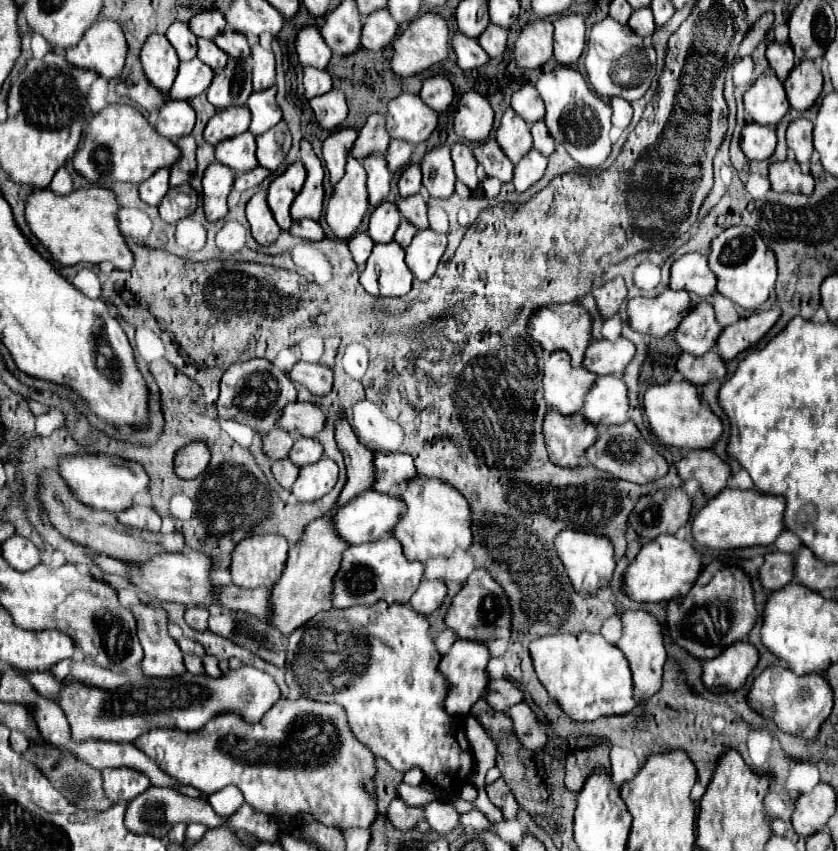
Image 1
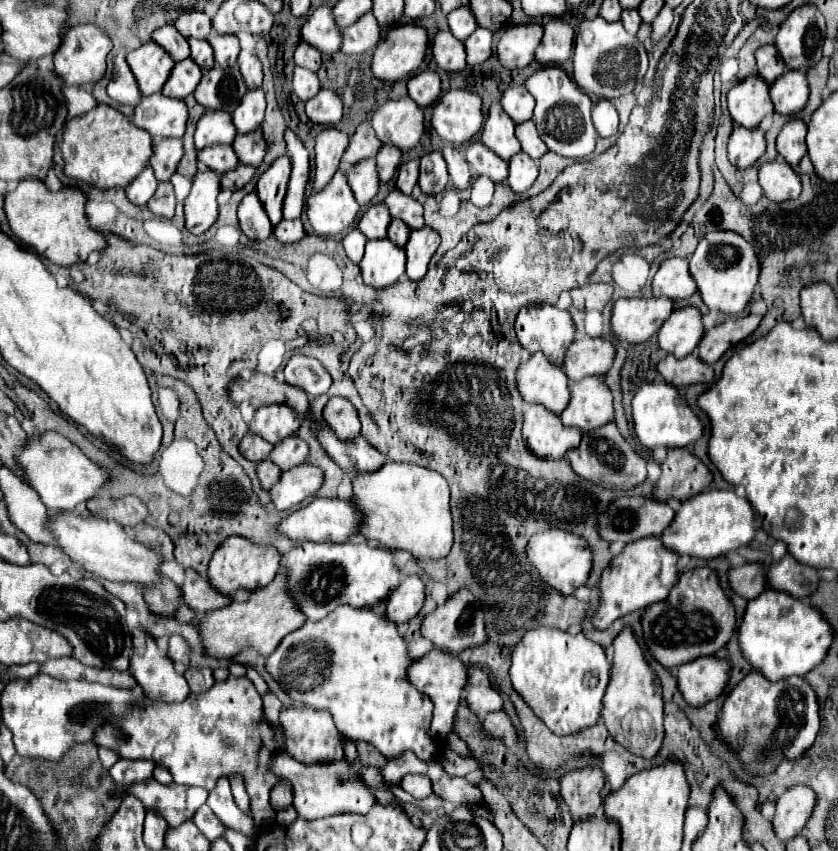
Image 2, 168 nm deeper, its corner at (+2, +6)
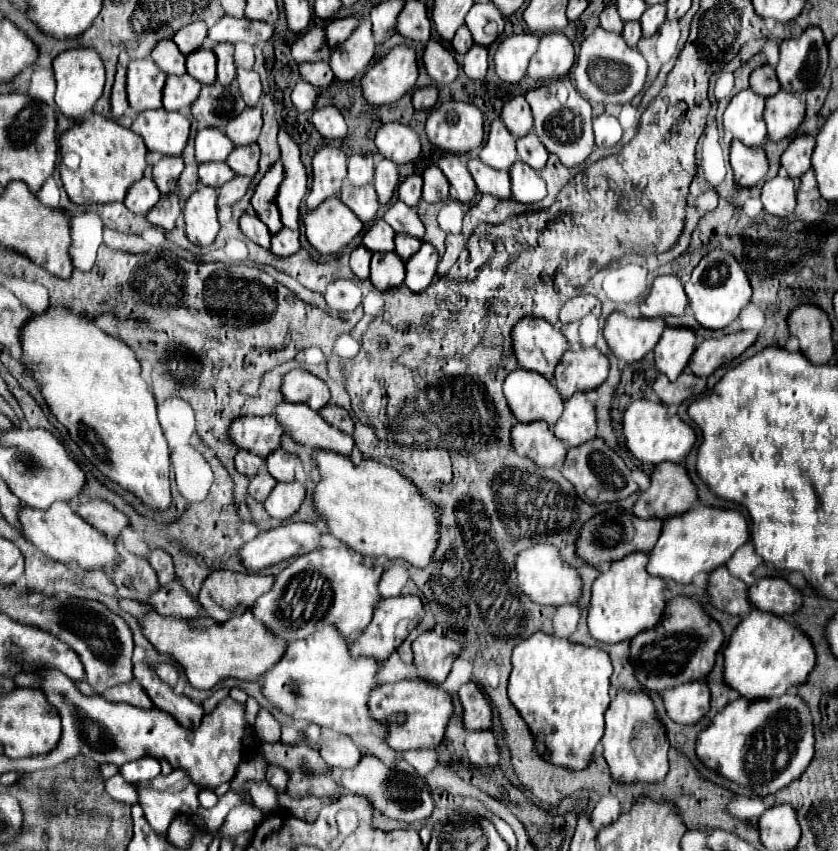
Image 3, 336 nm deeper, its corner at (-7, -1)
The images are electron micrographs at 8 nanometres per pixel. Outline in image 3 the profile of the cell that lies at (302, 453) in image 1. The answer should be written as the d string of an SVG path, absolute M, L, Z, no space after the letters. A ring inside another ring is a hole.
M282 449L266 457L266 467L272 473L272 477L276 477L276 481L294 481L294 469L298 465L302 465L300 457L294 453L286 453Z

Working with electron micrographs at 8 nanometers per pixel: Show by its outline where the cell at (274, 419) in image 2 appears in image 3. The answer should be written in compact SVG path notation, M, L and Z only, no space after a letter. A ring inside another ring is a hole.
M238 417L230 425L230 437L234 443L246 451L260 457L268 457L282 447L282 427L276 417Z

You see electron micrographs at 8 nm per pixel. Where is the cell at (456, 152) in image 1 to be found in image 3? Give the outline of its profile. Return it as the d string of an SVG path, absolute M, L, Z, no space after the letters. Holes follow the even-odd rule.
M446 155L438 161L438 167L444 171L450 185L456 189L458 199L462 203L470 203L476 195L476 185L474 179L470 177L470 171L466 169L466 163L456 155Z

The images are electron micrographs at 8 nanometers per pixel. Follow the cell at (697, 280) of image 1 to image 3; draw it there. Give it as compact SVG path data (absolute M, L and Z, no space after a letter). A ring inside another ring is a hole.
M660 275L648 299L640 305L642 317L666 317L666 315L684 315L690 305L688 295L682 287L682 281L676 275Z

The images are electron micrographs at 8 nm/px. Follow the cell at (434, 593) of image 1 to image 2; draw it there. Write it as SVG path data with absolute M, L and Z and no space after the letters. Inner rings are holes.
M407 576L403 582L389 594L385 602L385 618L395 624L409 622L425 602L425 586L417 576Z

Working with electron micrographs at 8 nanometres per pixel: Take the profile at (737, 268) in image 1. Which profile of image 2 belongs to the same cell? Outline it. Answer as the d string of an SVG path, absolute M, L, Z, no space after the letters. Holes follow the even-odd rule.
M709 232L689 260L689 272L697 282L705 306L721 314L741 314L745 310L757 286L759 270L761 266L755 258L753 246L733 232Z

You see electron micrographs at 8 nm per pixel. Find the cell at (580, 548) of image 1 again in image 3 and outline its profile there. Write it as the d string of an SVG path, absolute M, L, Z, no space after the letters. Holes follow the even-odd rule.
M536 543L516 557L516 571L522 591L540 605L564 605L564 603L578 603L582 595L582 579L560 553L560 549L552 543Z

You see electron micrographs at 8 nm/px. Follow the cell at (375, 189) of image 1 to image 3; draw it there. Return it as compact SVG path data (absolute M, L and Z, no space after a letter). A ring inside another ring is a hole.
M344 183L340 191L340 199L358 215L362 223L368 223L376 217L378 211L378 197L374 193L374 185L362 185L362 187L352 187L350 183Z

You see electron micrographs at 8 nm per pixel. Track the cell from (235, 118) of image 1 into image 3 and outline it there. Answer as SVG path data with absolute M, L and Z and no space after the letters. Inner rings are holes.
M204 127L196 135L196 161L208 163L208 161L226 161L236 145L230 141L230 137L220 129Z

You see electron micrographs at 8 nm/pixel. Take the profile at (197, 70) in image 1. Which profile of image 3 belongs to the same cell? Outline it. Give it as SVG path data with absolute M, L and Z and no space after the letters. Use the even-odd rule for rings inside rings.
M180 75L180 77L168 77L164 85L164 97L162 103L168 111L180 111L182 107L192 105L198 99L200 93L200 83L194 81L194 77Z

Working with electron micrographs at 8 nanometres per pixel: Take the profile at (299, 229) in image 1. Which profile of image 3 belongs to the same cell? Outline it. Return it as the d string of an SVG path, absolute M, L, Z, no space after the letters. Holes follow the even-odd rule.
M282 229L280 233L272 235L272 247L270 251L278 257L294 255L300 251L300 233L292 229Z

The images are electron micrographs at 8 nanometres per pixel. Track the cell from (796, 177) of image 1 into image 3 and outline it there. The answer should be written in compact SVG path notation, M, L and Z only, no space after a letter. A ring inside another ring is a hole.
M778 175L764 183L762 187L762 203L770 215L790 217L796 209L796 189L794 181L788 175Z

